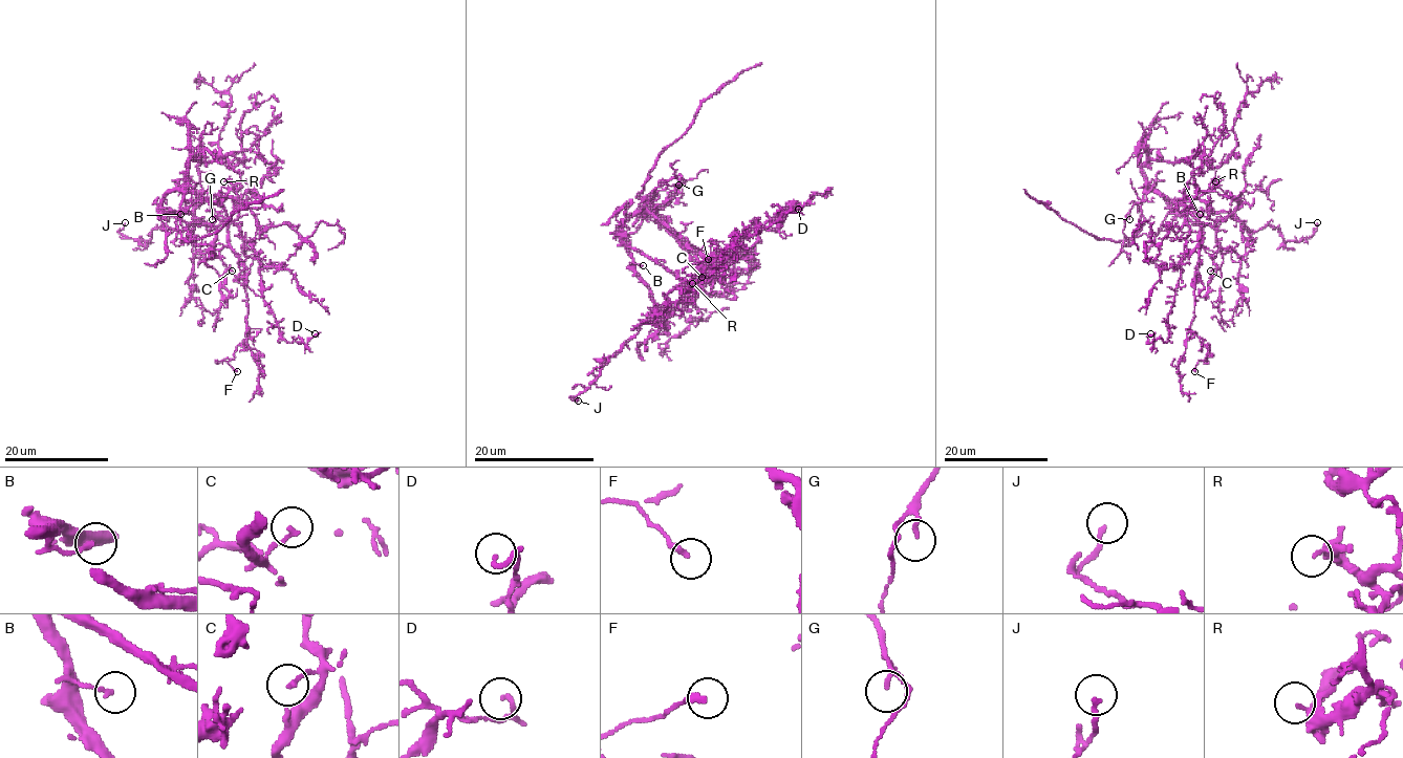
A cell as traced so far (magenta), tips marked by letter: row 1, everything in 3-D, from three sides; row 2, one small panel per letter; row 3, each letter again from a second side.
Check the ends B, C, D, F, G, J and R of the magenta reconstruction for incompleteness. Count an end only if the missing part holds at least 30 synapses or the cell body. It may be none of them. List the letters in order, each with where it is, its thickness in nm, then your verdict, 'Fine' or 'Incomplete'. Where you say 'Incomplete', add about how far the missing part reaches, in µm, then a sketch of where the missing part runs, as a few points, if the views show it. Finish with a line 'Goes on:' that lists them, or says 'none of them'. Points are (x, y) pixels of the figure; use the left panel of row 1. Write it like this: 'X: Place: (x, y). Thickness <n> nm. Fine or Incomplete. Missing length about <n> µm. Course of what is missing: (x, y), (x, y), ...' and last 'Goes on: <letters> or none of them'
B: Place: (180, 214). Thickness 150 nm. Fine
C: Place: (232, 271). Thickness 180 nm. Fine
D: Place: (315, 333). Thickness 160 nm. Fine
F: Place: (237, 371). Thickness 240 nm. Fine
G: Place: (212, 219). Thickness 130 nm. Fine
J: Place: (125, 222). Thickness 170 nm. Fine
R: Place: (223, 181). Thickness 190 nm. Fine
Goes on: none of them

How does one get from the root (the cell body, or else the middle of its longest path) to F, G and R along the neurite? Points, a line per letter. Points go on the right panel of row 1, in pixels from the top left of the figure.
F: (1152, 190), (1179, 200), (1202, 231), (1190, 329), (1209, 347), (1209, 355), (1206, 362), (1199, 361), (1194, 371)
G: (1152, 190), (1148, 182), (1151, 190), (1142, 202), (1132, 206), (1129, 219)
R: (1152, 190), (1168, 199), (1185, 200), (1209, 193), (1215, 181)

